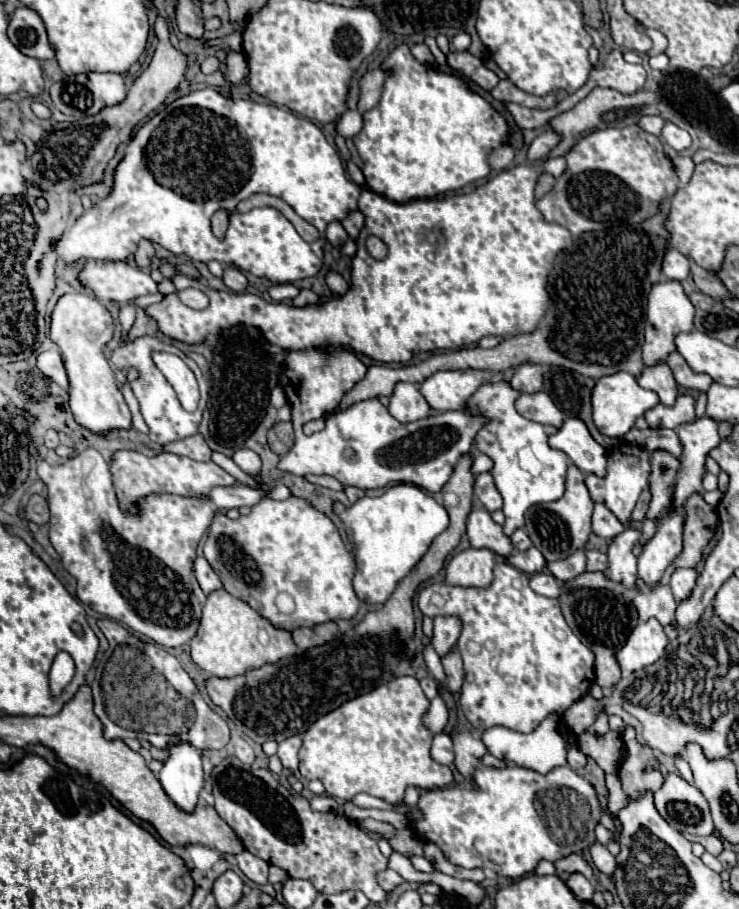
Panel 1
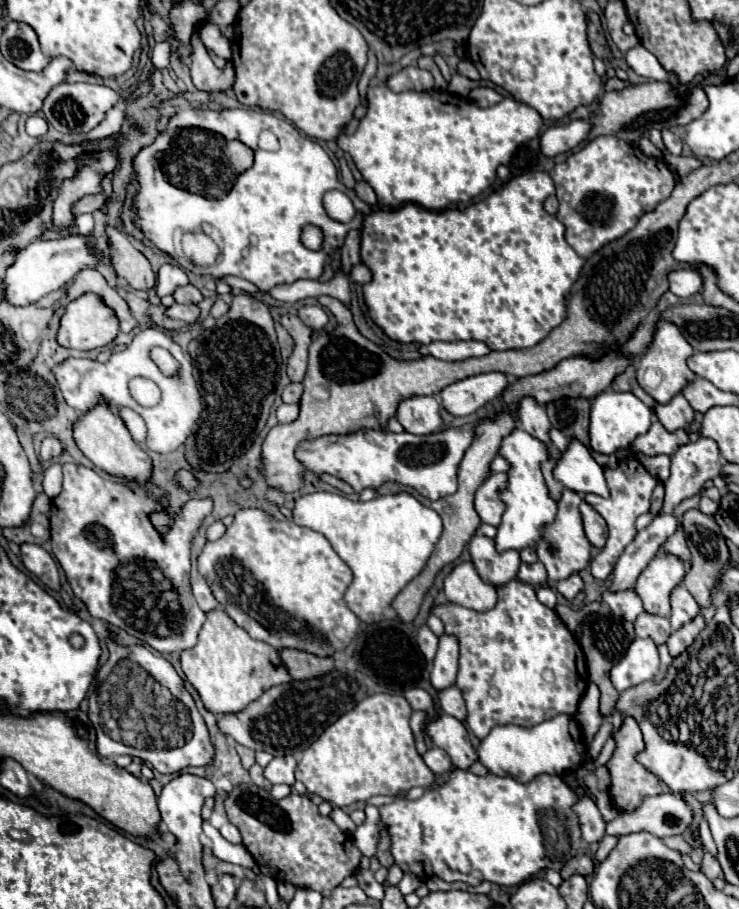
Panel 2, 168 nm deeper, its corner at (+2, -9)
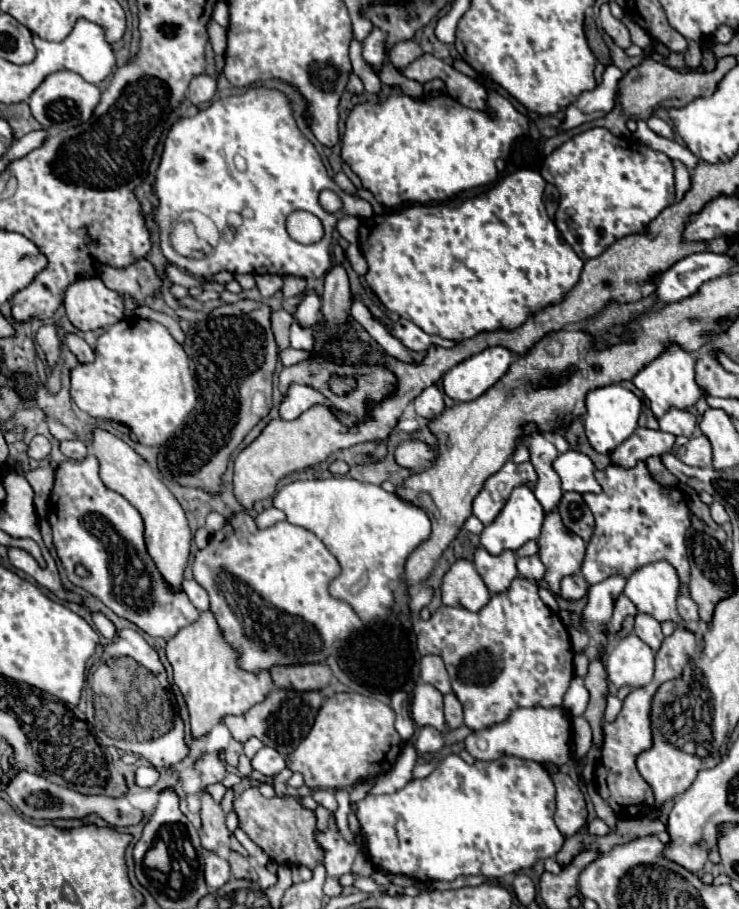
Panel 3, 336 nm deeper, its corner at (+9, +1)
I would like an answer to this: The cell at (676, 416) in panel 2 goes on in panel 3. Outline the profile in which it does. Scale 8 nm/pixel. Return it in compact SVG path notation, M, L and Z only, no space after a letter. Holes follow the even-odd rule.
M671 408L661 420L659 420L659 428L663 432L675 434L675 436L693 436L697 418L693 414L689 414L687 410L679 410L679 408Z

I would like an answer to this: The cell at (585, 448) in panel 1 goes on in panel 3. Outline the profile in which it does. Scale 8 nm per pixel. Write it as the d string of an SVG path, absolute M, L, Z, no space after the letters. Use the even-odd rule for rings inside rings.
M567 450L565 454L559 454L553 462L555 472L561 478L561 486L565 492L593 492L599 494L601 486L597 484L593 472L595 466L589 460L589 456L577 452L577 450Z

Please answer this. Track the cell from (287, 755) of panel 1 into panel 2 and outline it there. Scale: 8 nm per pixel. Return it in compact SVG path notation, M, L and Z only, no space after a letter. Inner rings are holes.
M278 756L264 768L264 776L272 784L294 786L294 770L296 770L294 756Z

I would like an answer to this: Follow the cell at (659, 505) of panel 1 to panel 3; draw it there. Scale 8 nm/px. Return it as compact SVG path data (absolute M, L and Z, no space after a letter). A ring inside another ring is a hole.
M653 562L633 572L623 594L639 612L657 618L657 622L673 622L677 628L691 628L677 614L675 598L679 594L679 578L669 562Z

